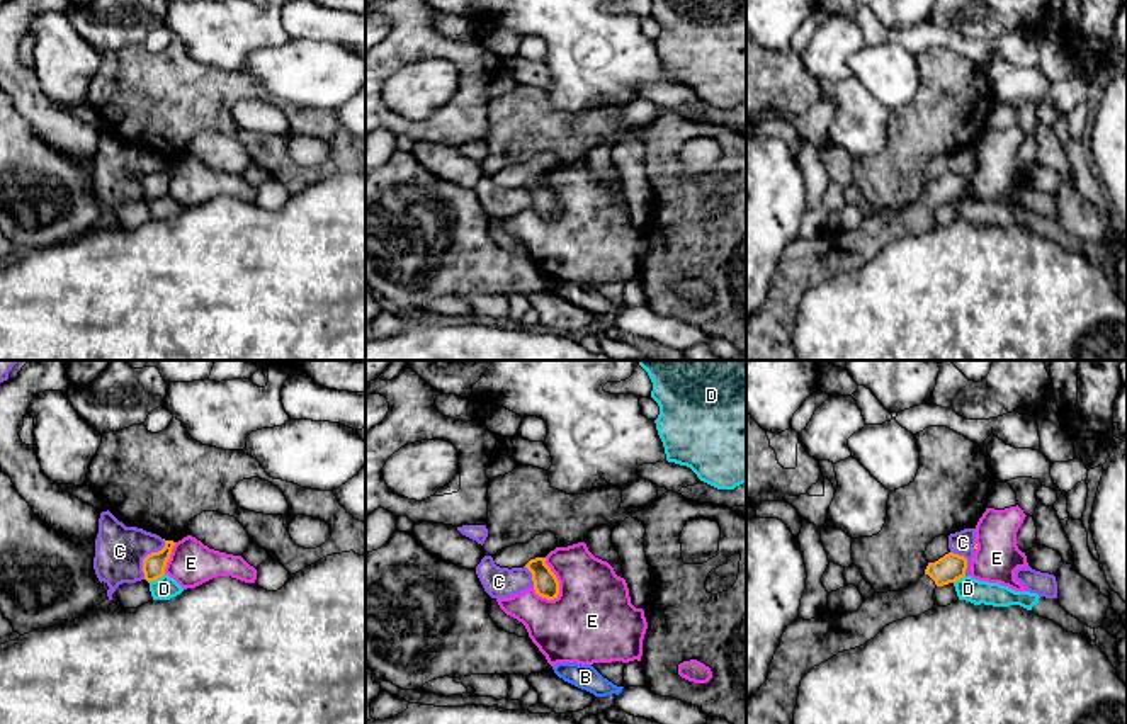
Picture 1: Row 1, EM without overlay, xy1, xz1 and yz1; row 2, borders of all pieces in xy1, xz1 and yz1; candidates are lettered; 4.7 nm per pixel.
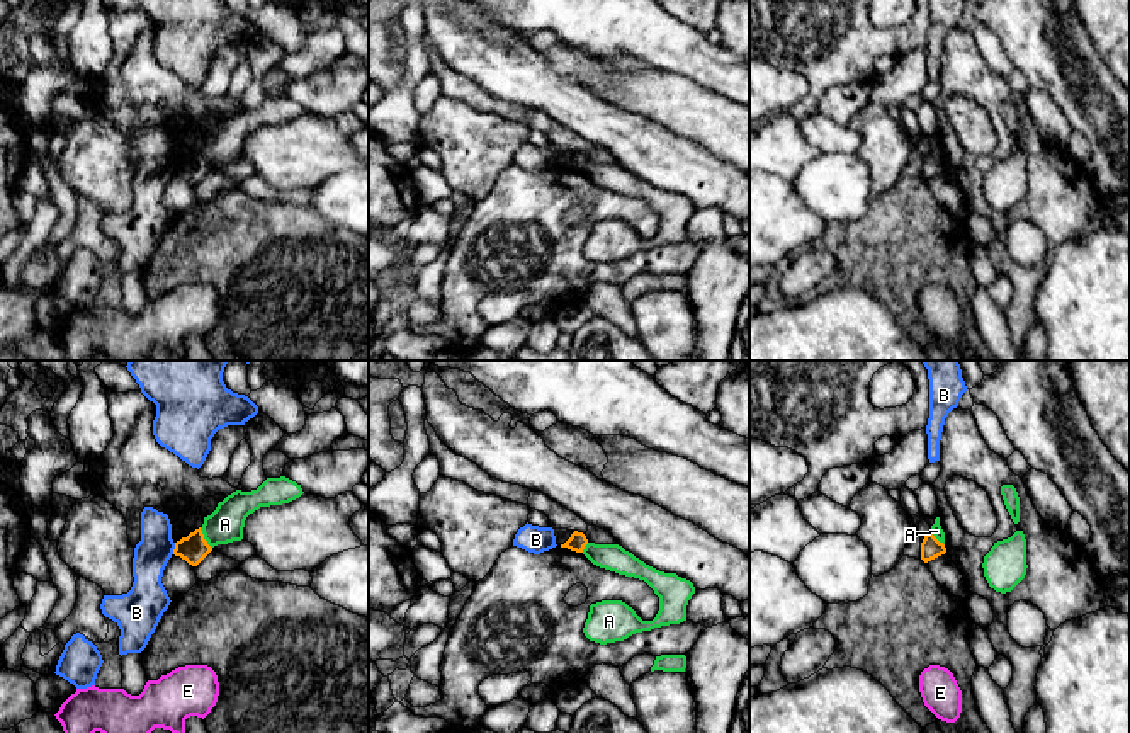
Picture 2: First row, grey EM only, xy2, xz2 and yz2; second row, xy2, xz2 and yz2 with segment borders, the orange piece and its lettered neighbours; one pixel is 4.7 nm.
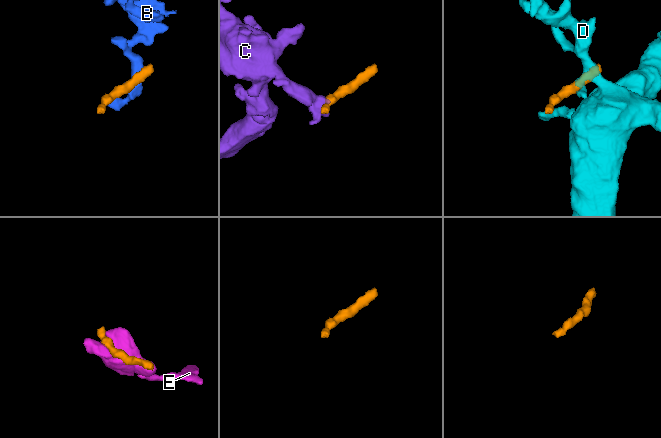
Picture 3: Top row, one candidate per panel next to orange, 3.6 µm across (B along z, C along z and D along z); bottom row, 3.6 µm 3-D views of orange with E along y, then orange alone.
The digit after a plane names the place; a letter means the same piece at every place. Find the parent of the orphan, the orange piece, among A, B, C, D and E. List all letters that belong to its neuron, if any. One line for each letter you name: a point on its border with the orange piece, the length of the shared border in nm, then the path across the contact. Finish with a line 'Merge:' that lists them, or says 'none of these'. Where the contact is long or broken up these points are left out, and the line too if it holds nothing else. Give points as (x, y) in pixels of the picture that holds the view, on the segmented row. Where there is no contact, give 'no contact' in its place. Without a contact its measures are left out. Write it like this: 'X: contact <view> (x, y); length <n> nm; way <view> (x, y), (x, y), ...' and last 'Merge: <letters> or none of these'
Merge: none of these

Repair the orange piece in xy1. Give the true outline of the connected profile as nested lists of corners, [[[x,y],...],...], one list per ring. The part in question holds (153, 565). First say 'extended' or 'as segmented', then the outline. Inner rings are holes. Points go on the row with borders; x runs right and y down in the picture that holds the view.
as segmented; [[[165,540],[165,547],[161,551],[151,552],[143,559],[143,573],[146,581],[155,581],[165,574],[173,546],[173,540]]]

